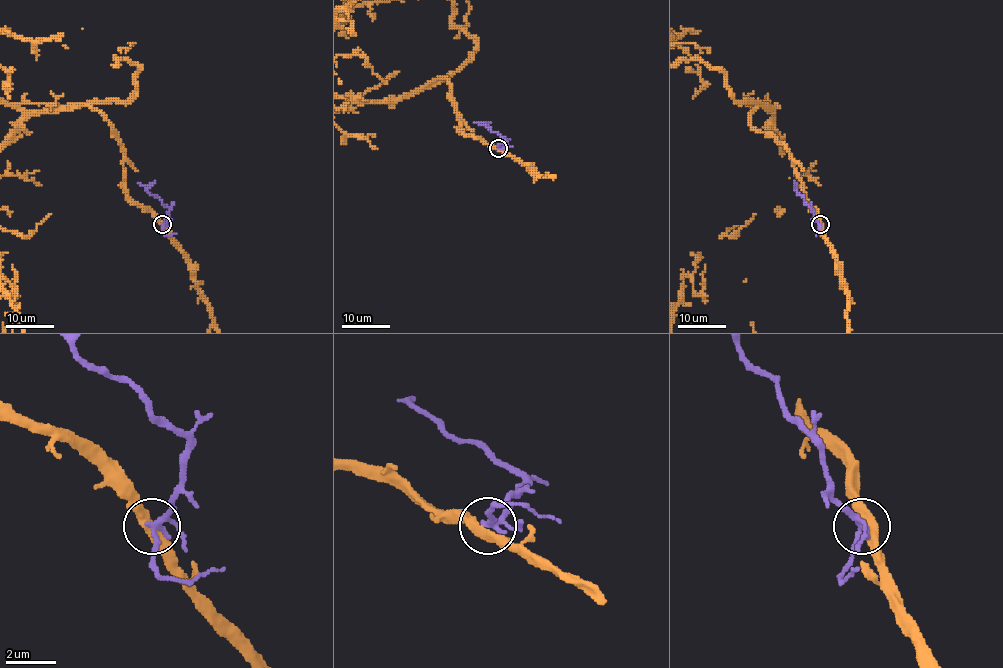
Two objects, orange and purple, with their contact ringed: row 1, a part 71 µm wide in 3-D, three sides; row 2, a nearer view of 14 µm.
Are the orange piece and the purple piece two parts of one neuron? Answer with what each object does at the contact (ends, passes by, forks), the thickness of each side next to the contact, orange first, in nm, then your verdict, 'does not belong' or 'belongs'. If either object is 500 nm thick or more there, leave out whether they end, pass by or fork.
orange passes by; purple forks; calibres 400 and 200 nm; does not belong

